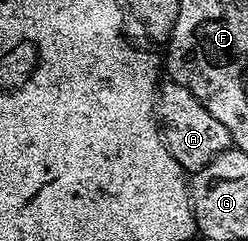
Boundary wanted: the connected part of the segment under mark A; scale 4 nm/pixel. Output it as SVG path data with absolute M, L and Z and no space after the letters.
M167 79L162 82L155 102L155 115L169 155L181 163L188 175L201 171L201 167L217 159L217 155L232 148L231 136L229 131L225 131L224 125L215 116L209 115L199 100L176 81Z

